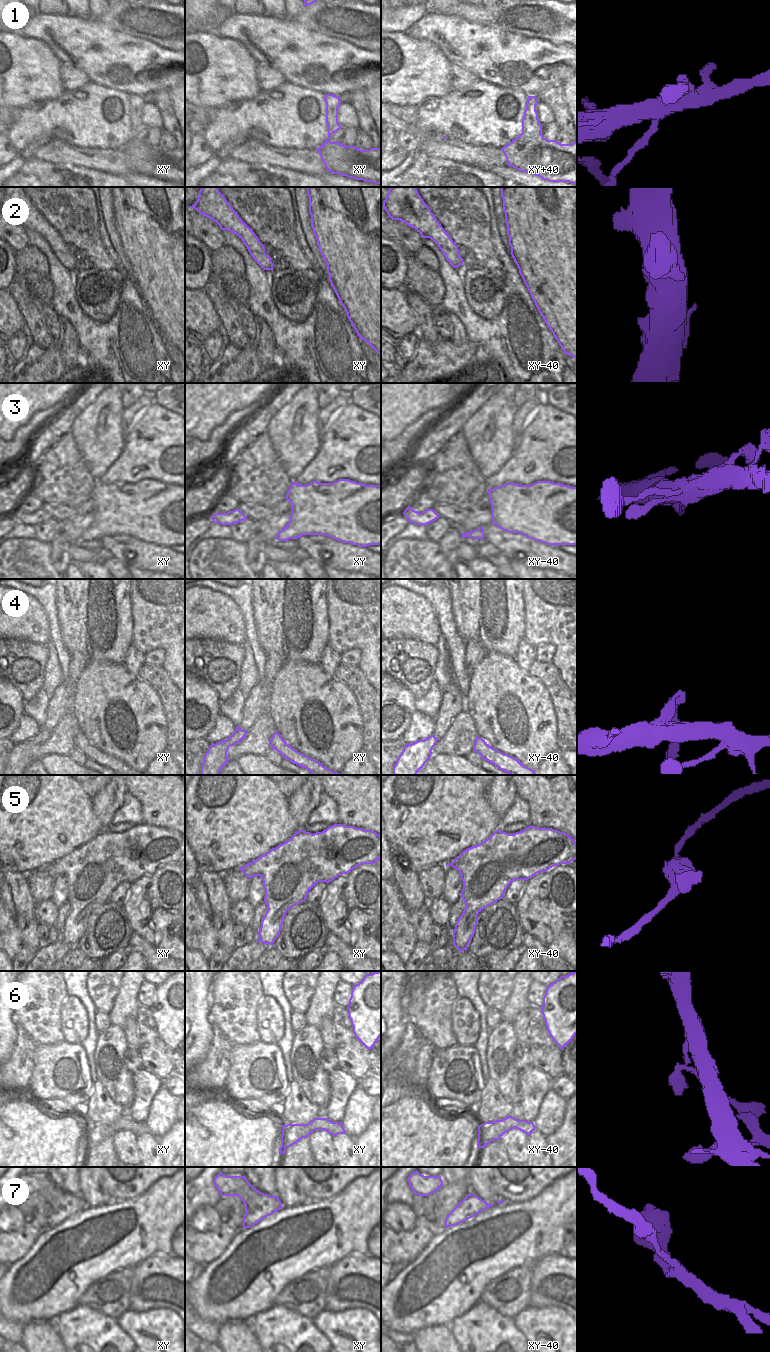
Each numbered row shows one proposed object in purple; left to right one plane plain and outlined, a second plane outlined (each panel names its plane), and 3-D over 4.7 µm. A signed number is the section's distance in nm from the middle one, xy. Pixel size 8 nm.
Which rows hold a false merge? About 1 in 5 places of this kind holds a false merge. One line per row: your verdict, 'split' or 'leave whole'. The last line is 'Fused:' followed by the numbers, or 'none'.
1: leave whole
2: leave whole
3: leave whole
4: leave whole
5: leave whole
6: leave whole
7: leave whole
Fused: none

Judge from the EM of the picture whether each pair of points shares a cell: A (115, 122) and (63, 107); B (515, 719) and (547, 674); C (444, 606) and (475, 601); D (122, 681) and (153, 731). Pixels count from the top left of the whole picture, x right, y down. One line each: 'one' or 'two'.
A: one
B: two
C: two
D: one

